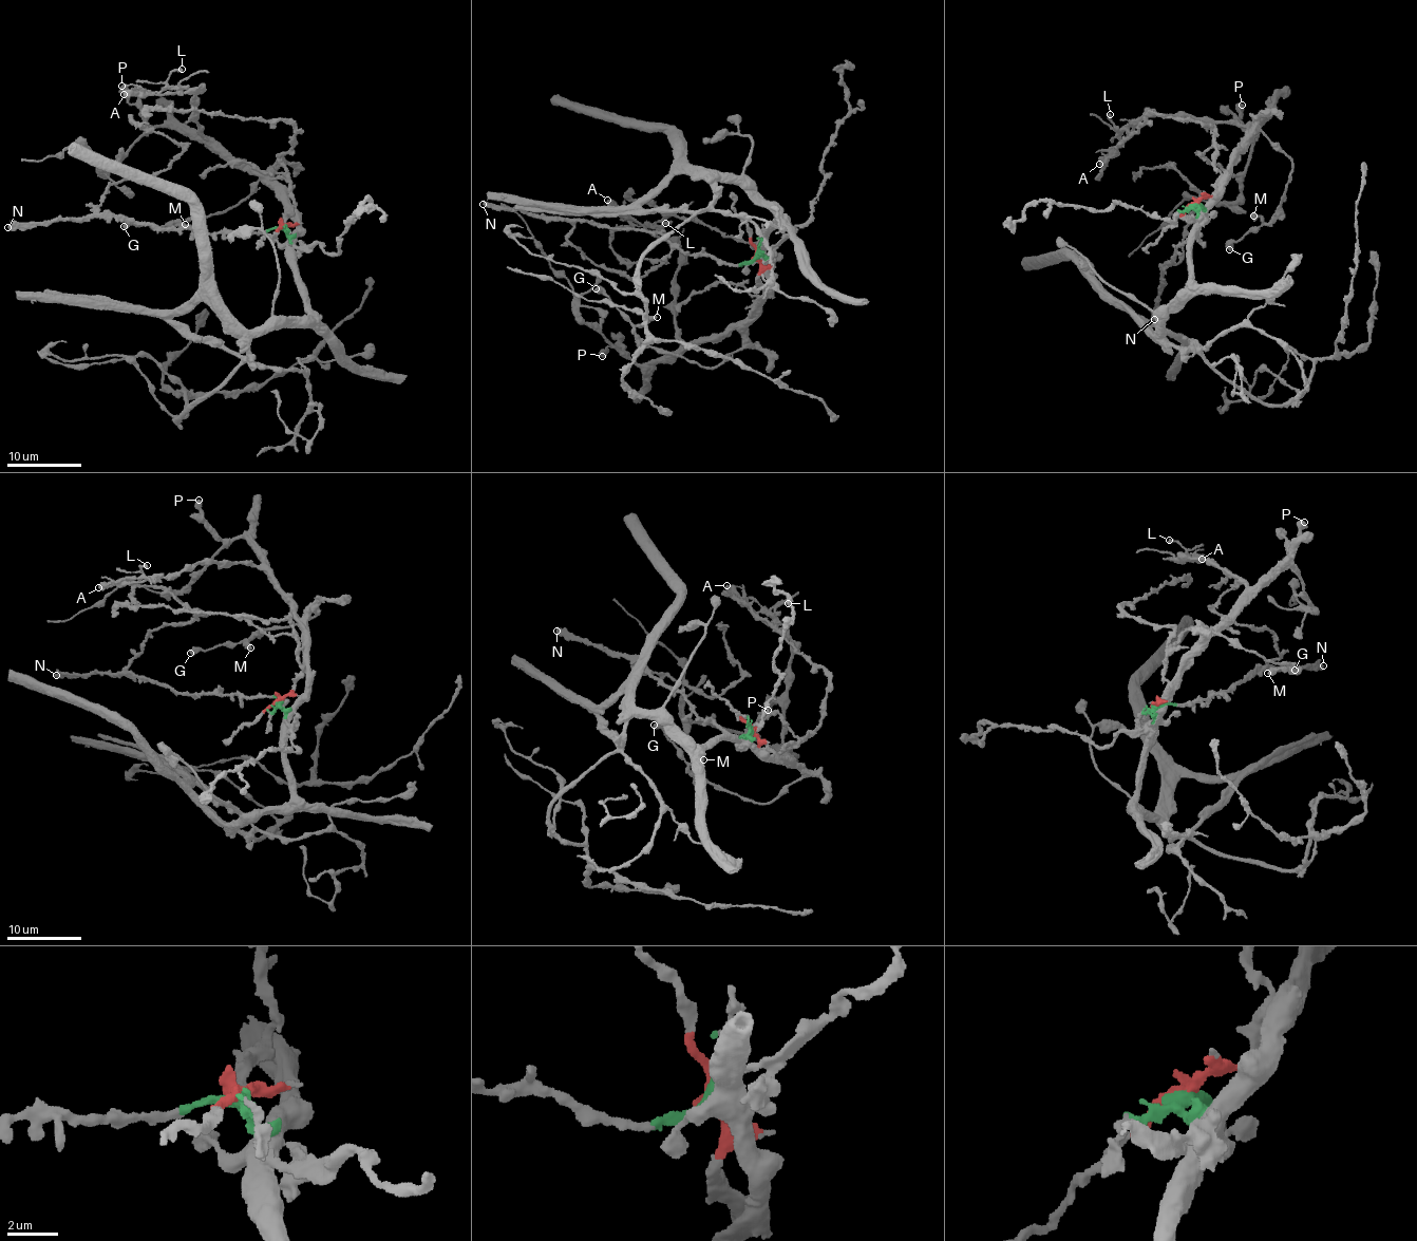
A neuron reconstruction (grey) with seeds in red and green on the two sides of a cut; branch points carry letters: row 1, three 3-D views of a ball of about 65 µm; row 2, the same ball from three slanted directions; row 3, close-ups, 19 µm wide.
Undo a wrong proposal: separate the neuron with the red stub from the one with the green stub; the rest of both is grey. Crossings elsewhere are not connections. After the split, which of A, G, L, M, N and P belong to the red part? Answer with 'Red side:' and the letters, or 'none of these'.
Red side: A, G, L, M, P

